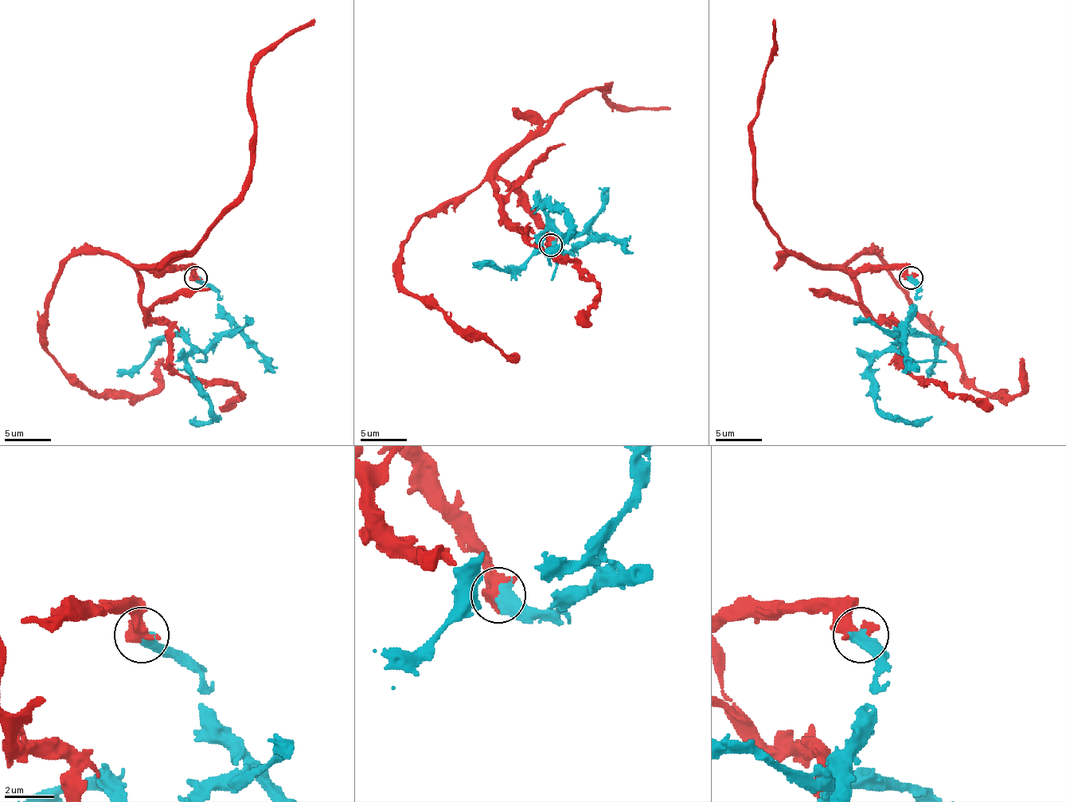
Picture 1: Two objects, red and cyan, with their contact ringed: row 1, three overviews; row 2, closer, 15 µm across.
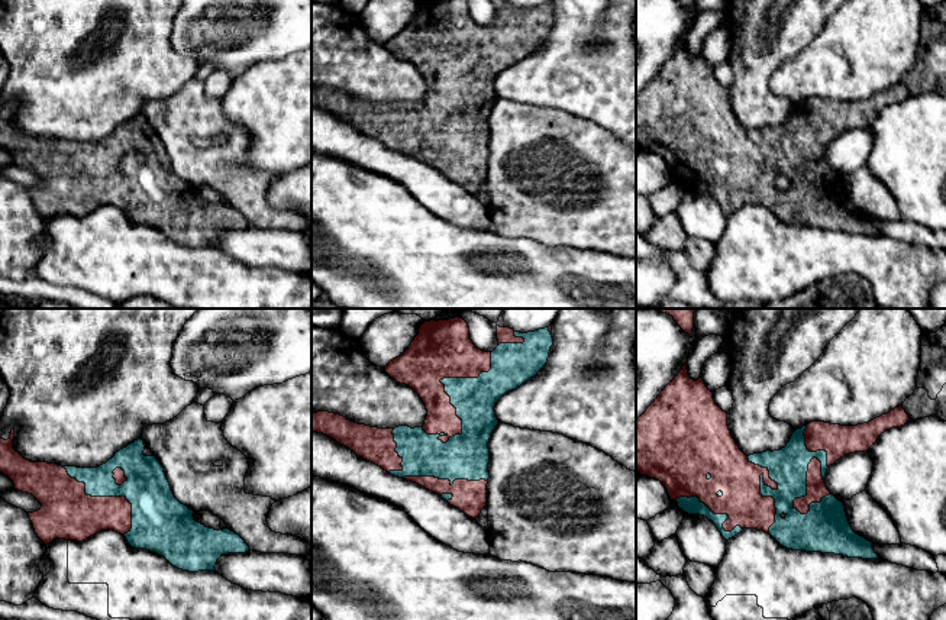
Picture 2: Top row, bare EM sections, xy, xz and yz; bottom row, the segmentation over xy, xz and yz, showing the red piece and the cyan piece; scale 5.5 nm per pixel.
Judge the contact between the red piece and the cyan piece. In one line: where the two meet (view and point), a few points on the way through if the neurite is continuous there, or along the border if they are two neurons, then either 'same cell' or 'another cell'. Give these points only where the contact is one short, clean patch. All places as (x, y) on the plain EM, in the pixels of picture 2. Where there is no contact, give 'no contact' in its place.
xz (444, 67) | another cell

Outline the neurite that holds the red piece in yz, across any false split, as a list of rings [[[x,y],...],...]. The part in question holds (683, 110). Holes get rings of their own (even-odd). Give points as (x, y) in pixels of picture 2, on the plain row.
[[[687,38],[636,96],[636,145],[640,151],[661,156],[674,177],[679,172],[698,172],[714,190],[727,190],[729,194],[723,198],[726,207],[740,201],[769,209],[775,198],[775,175],[761,171],[761,158],[772,165],[778,165],[778,159],[769,154],[768,143],[752,139],[739,125],[727,101],[727,88],[716,80],[701,52],[697,56],[690,54]]]

